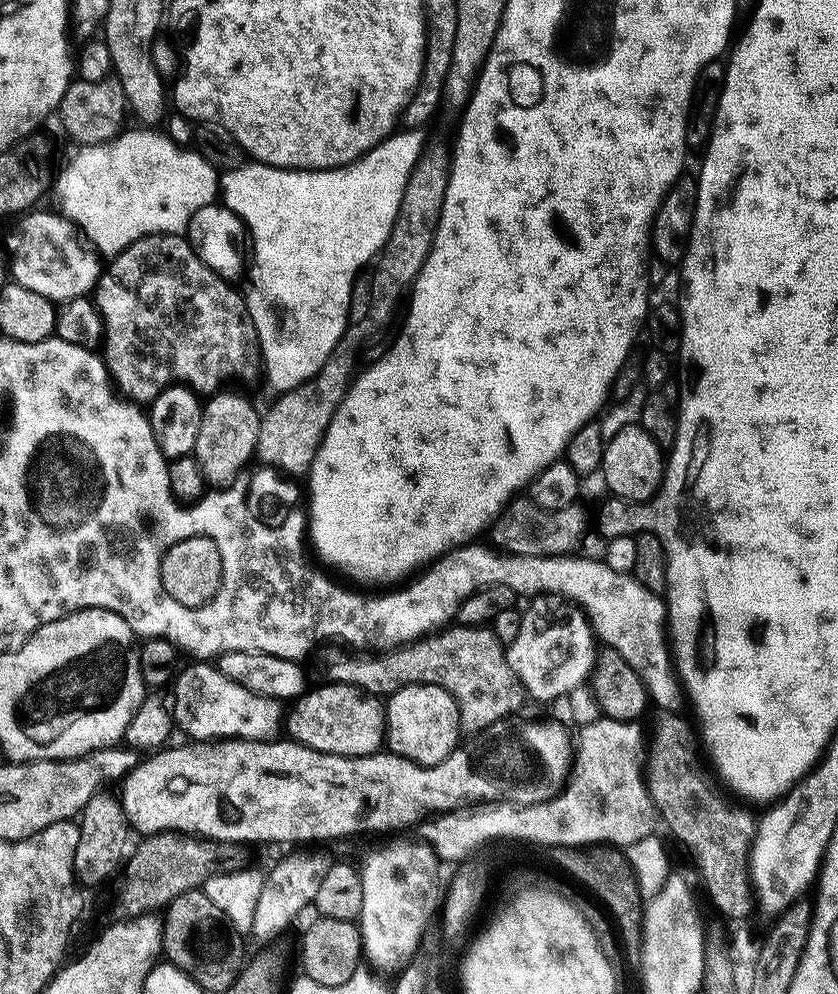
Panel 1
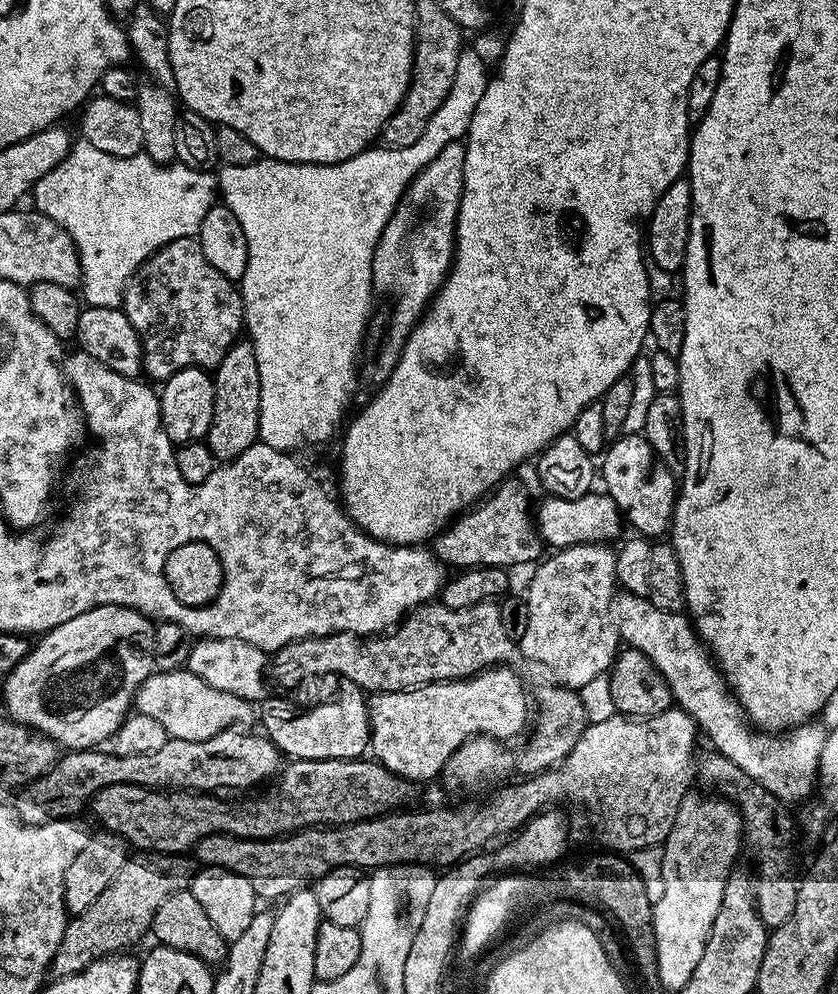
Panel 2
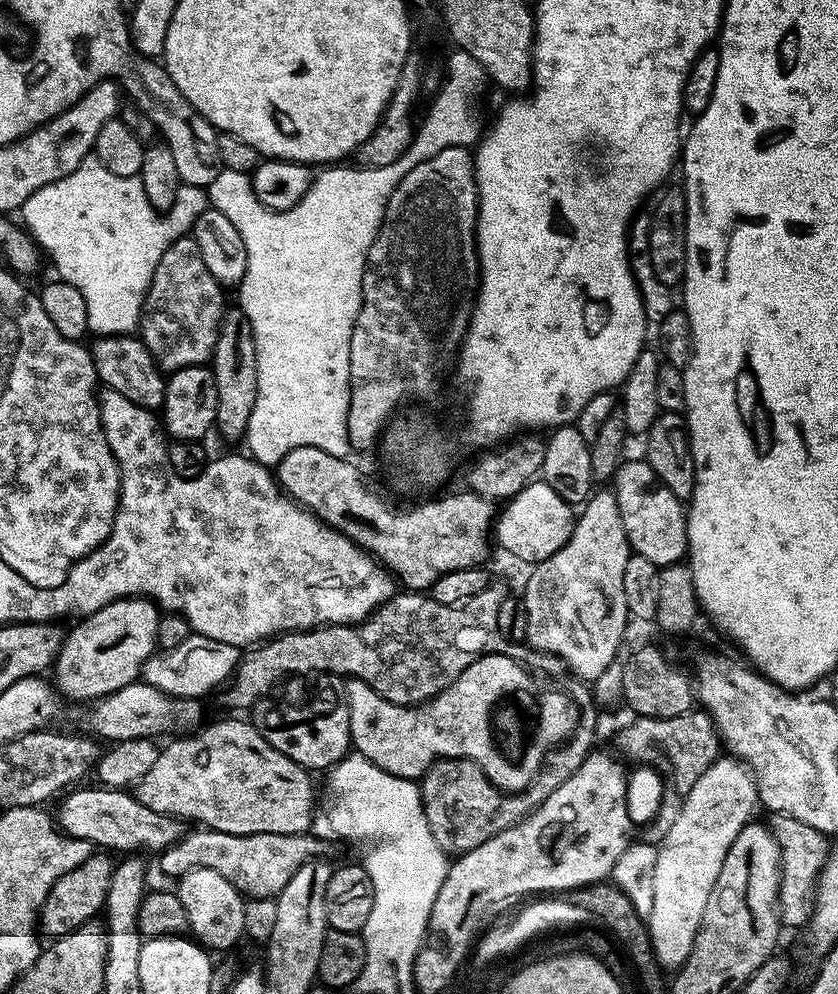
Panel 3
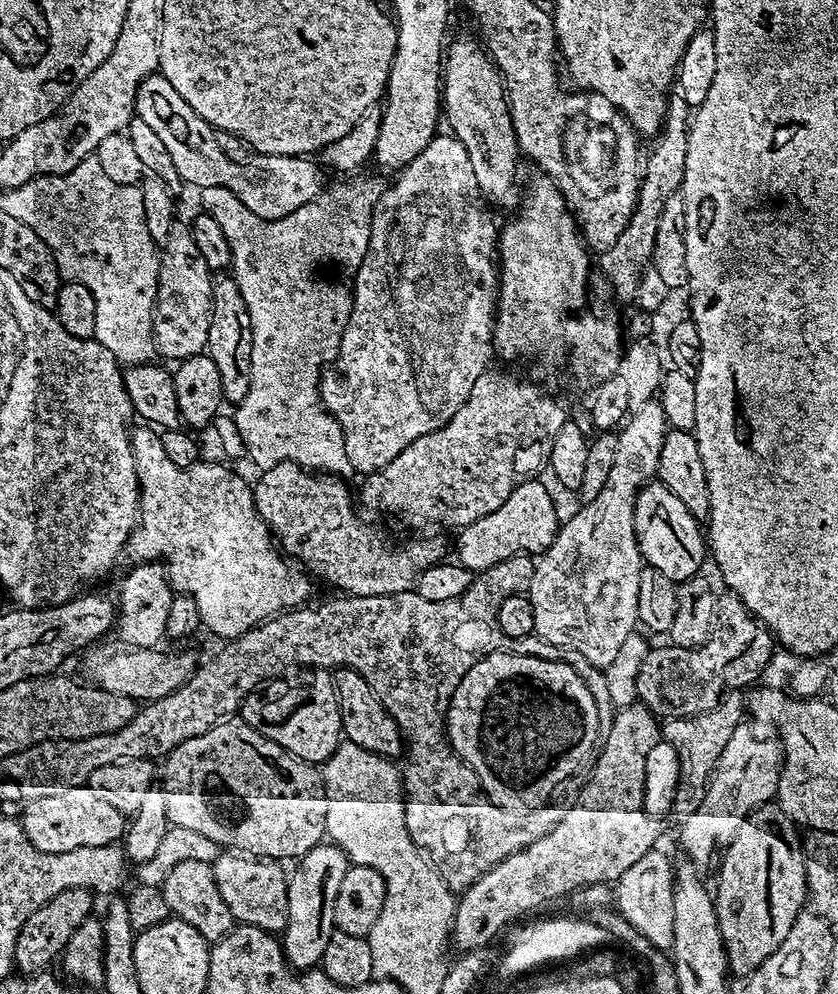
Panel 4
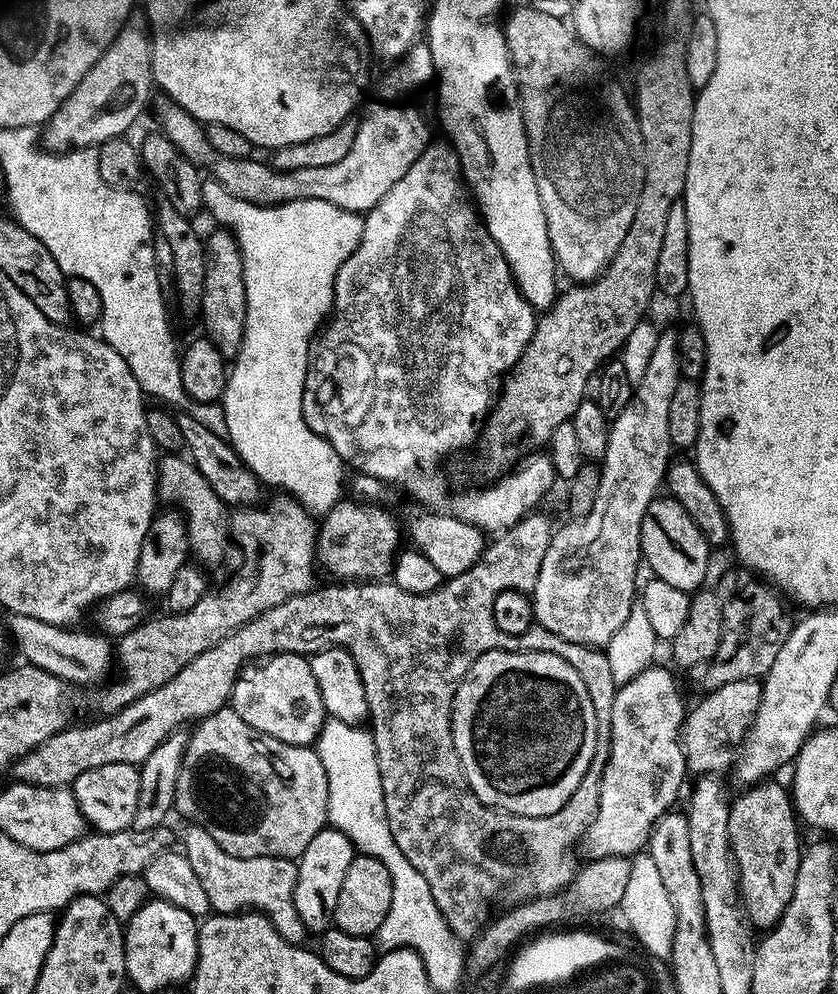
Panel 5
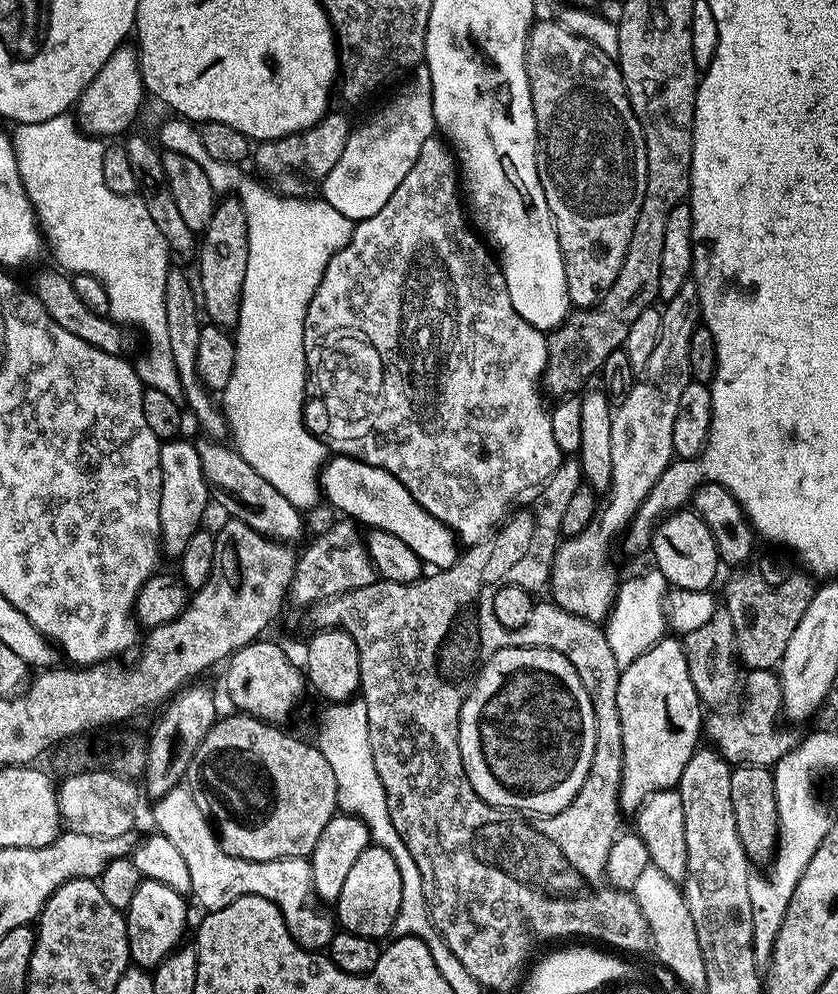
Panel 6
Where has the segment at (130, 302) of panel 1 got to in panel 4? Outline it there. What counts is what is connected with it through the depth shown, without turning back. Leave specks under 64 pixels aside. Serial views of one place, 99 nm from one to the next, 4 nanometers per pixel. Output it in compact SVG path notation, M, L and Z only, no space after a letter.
M177 222L160 252L156 305L152 311L152 337L161 357L179 362L205 355L214 310L213 283L213 270L206 266L206 258L202 258L202 250L198 250L198 242L194 242L191 227Z

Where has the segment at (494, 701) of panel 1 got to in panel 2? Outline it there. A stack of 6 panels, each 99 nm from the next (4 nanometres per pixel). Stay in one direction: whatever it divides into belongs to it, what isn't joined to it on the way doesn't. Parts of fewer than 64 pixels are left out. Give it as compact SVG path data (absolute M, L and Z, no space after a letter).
M429 602L410 612L395 628L371 638L355 636L353 632L339 632L329 636L312 636L309 640L295 640L292 644L278 649L270 660L270 676L284 688L292 688L307 676L328 676L337 672L349 685L368 694L382 692L408 692L423 684L442 684L445 680L466 680L485 669L507 666L521 677L536 680L542 675L539 664L532 663L520 652L520 645L508 633L500 617L501 605L496 602L479 604L473 608L454 610L443 602Z

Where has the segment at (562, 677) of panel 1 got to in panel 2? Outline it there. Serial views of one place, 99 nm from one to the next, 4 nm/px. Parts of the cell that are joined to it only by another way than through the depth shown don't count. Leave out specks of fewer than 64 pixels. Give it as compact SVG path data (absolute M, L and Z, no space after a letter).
M604 542L561 548L552 557L549 555L535 565L536 573L528 584L528 622L524 634L518 638L520 652L545 671L550 670L562 685L573 690L579 690L597 676L607 673L620 650L620 626L617 621L612 621L612 599L618 593L616 553L615 547Z

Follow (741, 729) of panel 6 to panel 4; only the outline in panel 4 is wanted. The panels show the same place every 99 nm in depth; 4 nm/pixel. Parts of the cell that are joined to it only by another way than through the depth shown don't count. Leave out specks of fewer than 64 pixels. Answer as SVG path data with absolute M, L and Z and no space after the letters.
M722 702L706 714L685 717L671 717L661 725L661 737L676 750L680 762L680 784L676 794L676 804L684 805L685 811L696 812L703 805L708 779L716 768L717 760L722 754L730 734L741 723L740 712L734 705Z

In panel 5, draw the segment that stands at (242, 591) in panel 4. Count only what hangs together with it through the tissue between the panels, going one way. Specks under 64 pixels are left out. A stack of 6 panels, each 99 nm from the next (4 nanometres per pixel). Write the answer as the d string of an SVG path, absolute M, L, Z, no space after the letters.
M168 454L159 461L158 496L161 501L180 500L179 507L188 526L191 555L204 566L218 563L224 551L230 548L230 512L190 459L180 454Z

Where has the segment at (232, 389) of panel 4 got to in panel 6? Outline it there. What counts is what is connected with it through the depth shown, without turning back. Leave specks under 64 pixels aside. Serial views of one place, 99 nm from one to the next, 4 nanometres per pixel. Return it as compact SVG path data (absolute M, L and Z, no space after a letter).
M228 194L217 199L216 208L210 214L210 222L199 237L198 248L199 244L198 300L202 305L203 315L219 328L235 329L240 317L242 286L246 282L246 262L248 261L246 212L242 210L242 202L236 199L235 195Z

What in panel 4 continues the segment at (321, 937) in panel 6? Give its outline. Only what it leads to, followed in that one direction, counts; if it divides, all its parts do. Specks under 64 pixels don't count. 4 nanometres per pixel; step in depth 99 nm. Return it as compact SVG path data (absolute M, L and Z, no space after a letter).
M221 854L212 864L214 882L218 882L218 894L222 894L222 902L230 906L233 921L250 926L258 926L273 934L283 933L288 924L288 876L285 865L267 858L249 858L243 854Z

